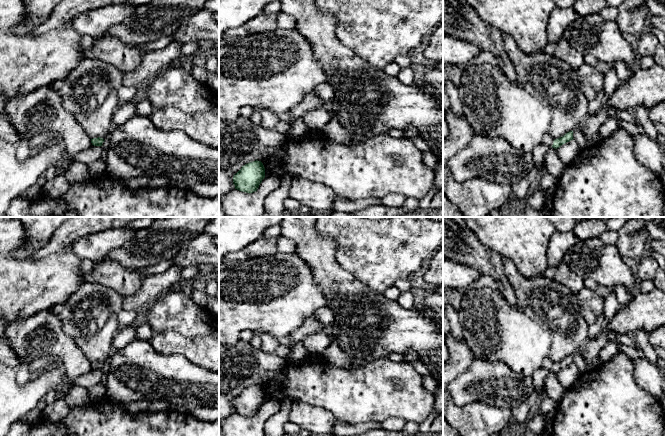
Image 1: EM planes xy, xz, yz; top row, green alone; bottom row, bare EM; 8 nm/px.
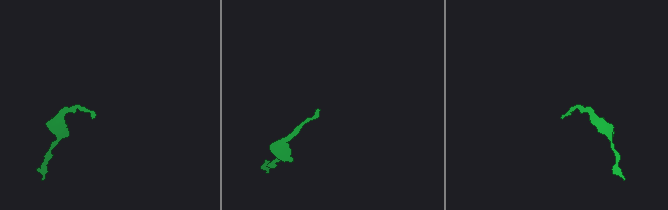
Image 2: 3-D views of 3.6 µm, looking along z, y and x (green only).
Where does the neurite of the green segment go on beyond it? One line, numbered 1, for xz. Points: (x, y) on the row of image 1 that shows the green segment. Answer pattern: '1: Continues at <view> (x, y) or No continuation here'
1: No continuation here

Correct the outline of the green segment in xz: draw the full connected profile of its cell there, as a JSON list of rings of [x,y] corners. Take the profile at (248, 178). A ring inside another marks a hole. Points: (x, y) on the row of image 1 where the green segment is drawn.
[[[256,160],[242,166],[242,168],[234,175],[233,183],[235,189],[251,194],[257,191],[264,178],[264,165],[261,161]]]

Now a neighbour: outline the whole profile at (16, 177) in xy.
[[[0,140],[0,217],[11,201],[34,186],[51,166],[77,157],[70,155],[61,141],[39,153],[31,152],[25,161],[18,160],[16,148],[16,144]]]

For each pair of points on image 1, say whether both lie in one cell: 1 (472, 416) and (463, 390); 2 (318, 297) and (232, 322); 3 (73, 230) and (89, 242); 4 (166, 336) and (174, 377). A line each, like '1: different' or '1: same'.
1: different
2: same
3: different
4: different

